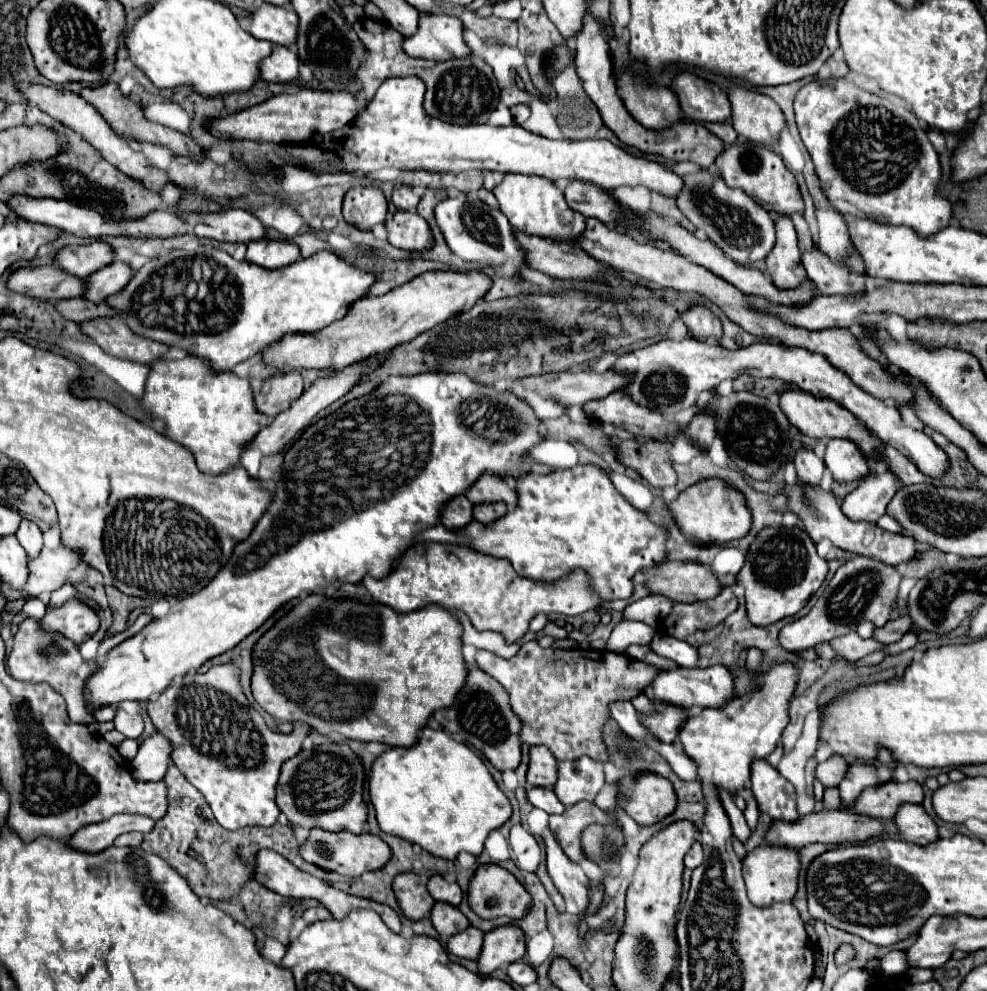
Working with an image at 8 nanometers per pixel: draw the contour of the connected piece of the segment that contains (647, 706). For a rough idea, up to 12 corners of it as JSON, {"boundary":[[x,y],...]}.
{"boundary":[[643,693],[631,699],[633,707],[645,715],[653,713],[651,699]]}

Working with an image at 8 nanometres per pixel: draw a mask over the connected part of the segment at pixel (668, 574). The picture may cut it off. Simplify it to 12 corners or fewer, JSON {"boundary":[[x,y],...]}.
{"boundary":[[665,561],[645,587],[671,601],[717,597],[709,565]]}

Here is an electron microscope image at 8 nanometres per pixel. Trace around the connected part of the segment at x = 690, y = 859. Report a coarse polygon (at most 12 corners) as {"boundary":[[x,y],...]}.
{"boundary":[[695,841],[685,855],[685,867],[695,869],[703,861],[701,843]]}

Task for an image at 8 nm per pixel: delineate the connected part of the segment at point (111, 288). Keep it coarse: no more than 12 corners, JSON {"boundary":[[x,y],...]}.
{"boundary":[[113,261],[95,271],[85,299],[105,301],[125,289],[133,269]]}

